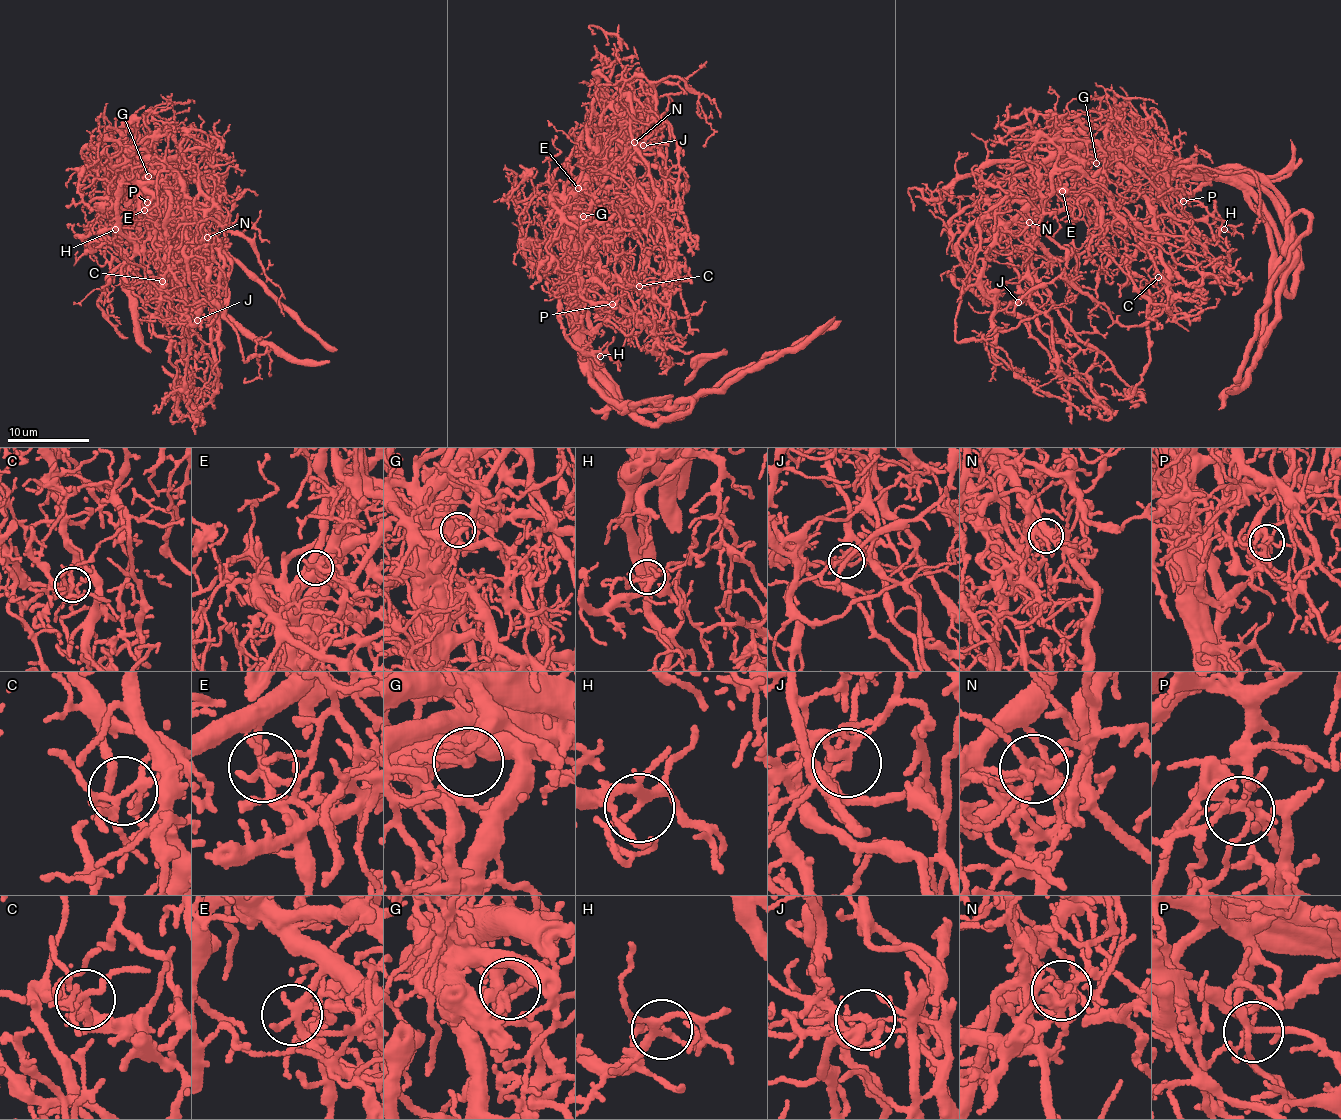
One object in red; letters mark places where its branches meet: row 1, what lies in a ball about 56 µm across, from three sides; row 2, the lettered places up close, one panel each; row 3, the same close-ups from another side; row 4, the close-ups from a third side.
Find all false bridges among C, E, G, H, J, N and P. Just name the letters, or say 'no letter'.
E, G, J, N

